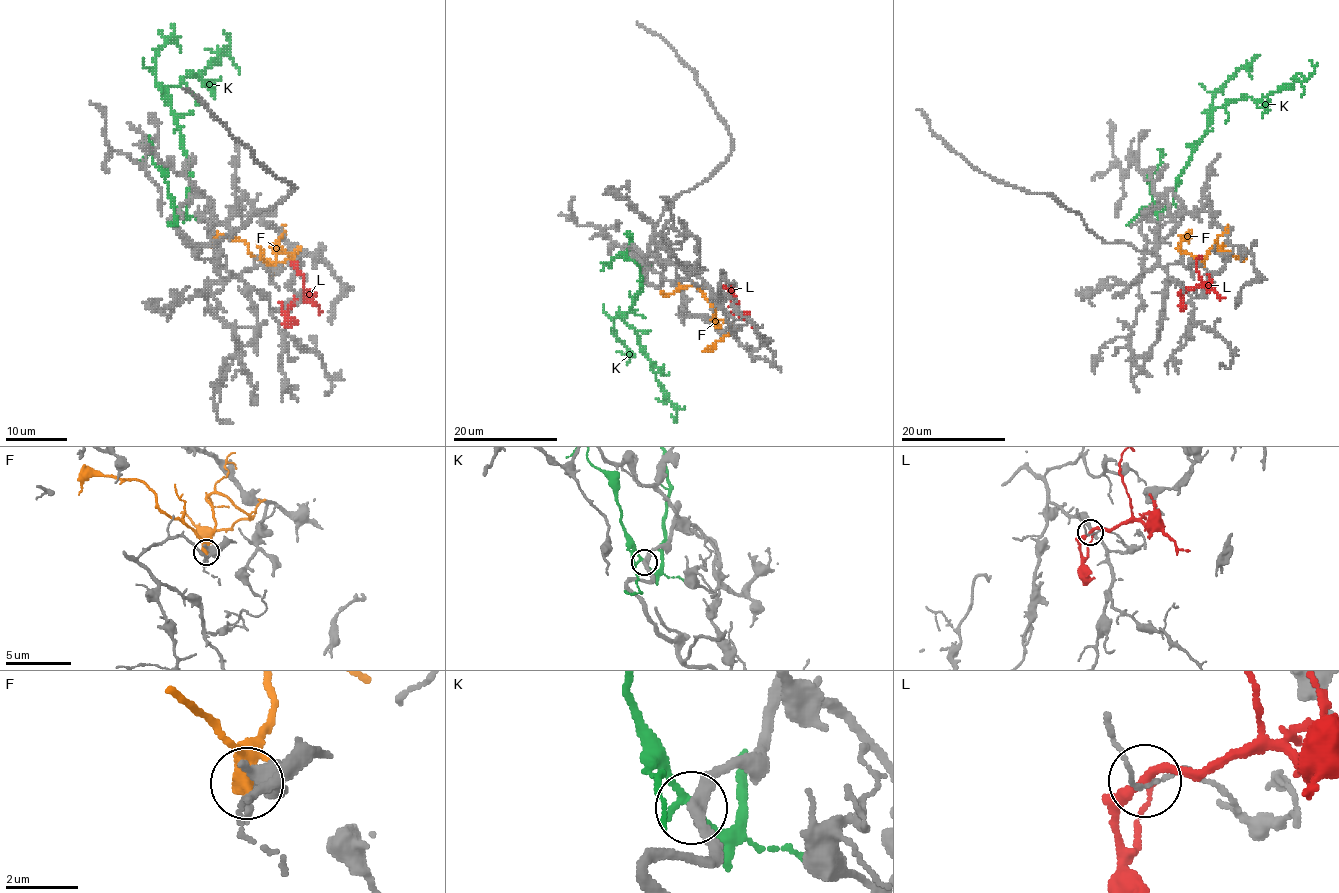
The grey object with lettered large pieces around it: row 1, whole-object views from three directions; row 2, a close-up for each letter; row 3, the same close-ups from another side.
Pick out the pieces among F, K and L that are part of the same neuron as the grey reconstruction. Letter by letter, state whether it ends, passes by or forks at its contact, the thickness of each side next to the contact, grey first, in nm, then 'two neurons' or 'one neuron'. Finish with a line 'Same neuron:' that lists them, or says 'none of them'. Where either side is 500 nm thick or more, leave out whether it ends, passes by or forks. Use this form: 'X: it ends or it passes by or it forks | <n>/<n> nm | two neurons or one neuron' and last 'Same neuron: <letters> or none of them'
F: it passes by | 220/440 nm | two neurons
K: it passes by | 320/200 nm | two neurons
L: it passes by | 100/260 nm | two neurons
Same neuron: none of them

